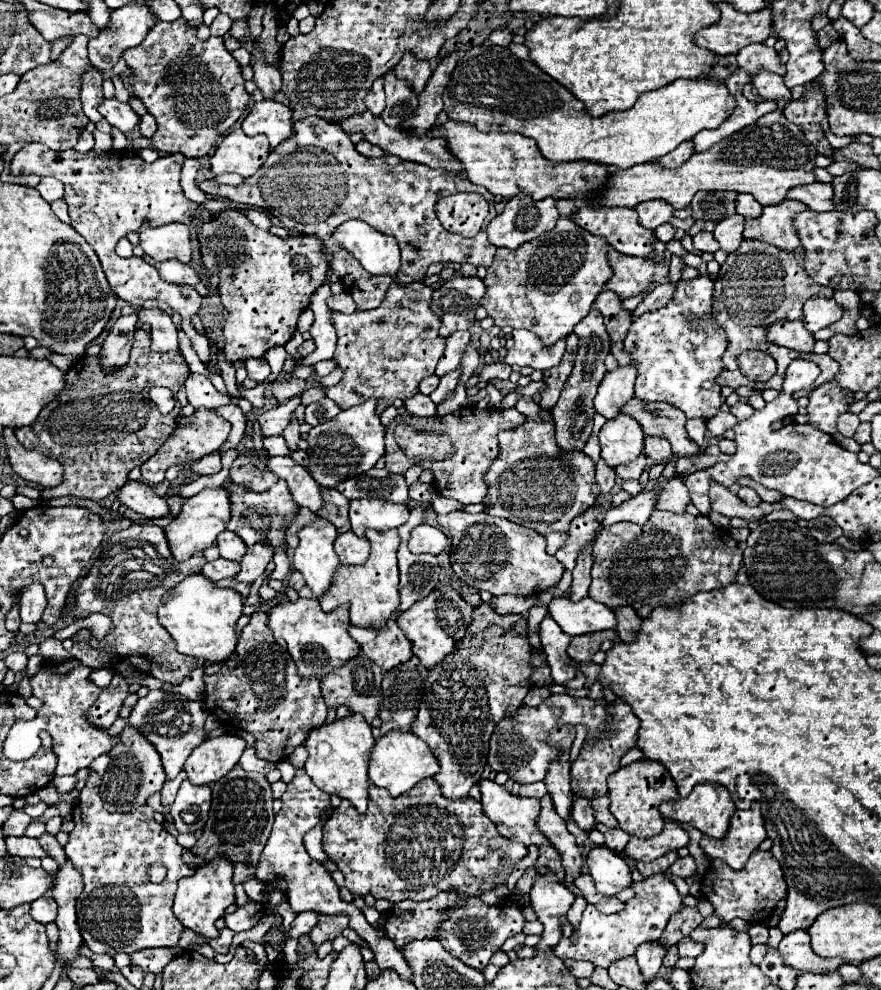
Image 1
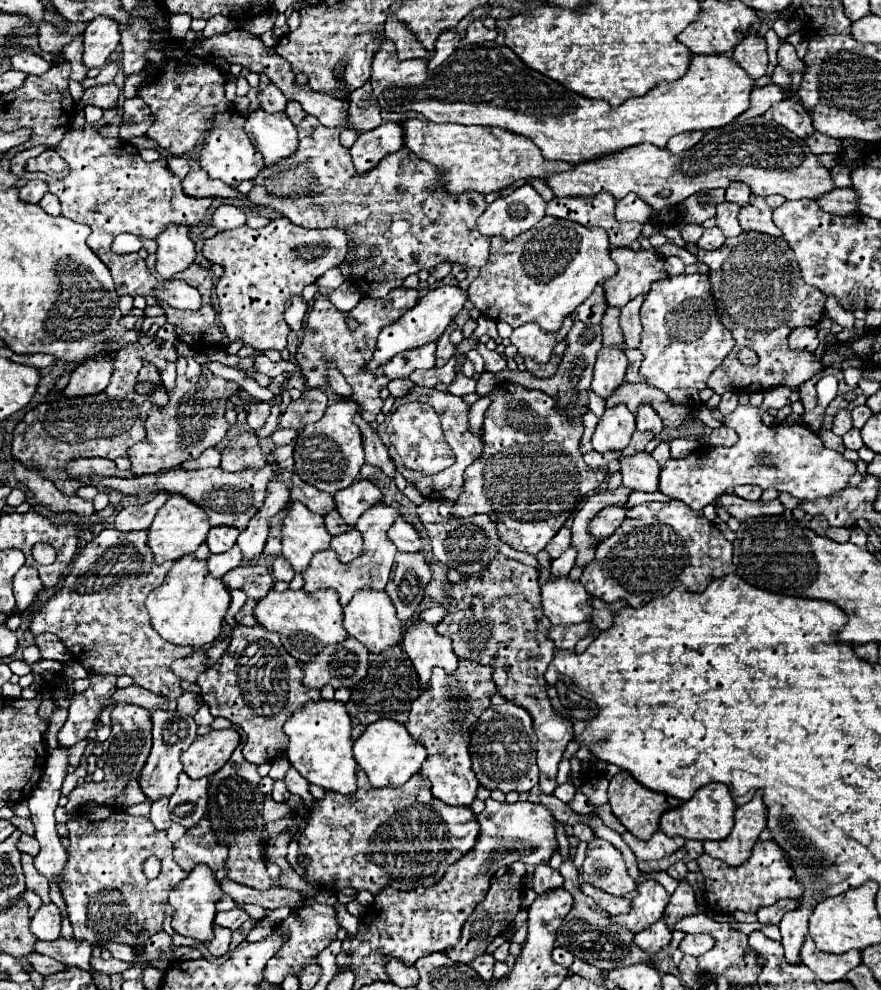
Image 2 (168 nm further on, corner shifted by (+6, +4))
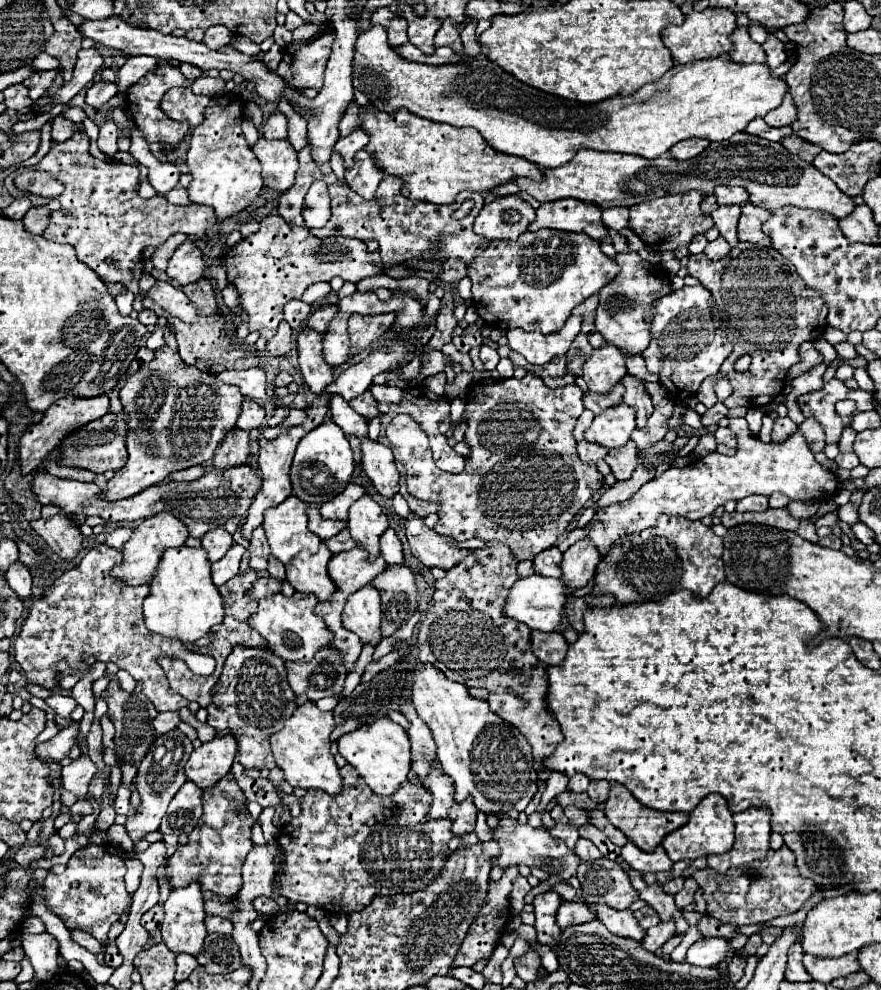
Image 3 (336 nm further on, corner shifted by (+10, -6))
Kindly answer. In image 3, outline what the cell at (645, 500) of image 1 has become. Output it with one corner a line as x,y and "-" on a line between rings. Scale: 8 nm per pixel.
582,538
572,544
562,558
562,578
566,578
570,590
586,586
596,574
600,560
602,556
590,538

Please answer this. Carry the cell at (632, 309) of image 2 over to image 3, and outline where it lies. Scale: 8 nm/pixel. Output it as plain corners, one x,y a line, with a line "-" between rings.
622,352
624,358
626,358
626,366
628,366
628,374
636,376
636,378
642,378
642,380
656,380
644,366
644,358
640,354
628,354
628,352

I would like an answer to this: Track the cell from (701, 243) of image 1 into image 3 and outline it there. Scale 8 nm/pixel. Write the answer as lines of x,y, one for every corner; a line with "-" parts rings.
718,236
716,240
708,242
708,246
706,246
704,254
706,254
710,260
720,260
720,258
724,258
730,250
732,250
732,248
728,246
728,242
726,242
722,236

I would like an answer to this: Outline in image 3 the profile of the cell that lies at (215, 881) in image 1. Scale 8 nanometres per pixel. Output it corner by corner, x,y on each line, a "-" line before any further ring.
198,882
176,888
164,902
164,922
160,926
162,940
172,952
196,956
206,938
204,898

